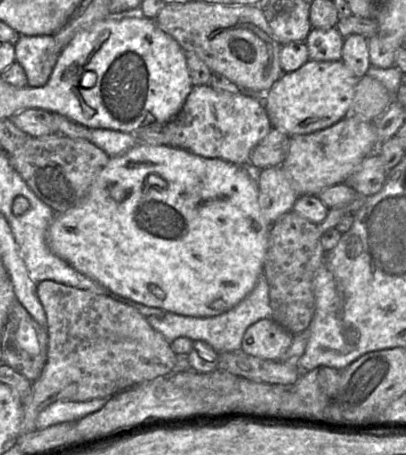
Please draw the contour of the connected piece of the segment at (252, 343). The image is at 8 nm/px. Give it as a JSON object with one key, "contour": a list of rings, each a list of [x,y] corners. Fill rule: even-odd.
{"contour":[[[261,319],[245,331],[241,349],[254,357],[278,360],[289,348],[294,334],[272,319]]]}

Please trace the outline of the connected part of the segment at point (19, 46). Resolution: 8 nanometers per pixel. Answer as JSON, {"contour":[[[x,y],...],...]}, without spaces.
{"contour":[[[20,35],[15,45],[15,61],[24,69],[27,85],[44,86],[57,62],[58,54],[49,53],[54,35]]]}

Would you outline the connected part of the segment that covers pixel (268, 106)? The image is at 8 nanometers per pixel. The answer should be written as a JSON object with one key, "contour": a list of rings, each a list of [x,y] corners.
{"contour":[[[308,60],[291,73],[283,73],[263,95],[263,103],[272,128],[282,130],[290,137],[311,134],[331,127],[350,115],[358,79],[343,61],[318,62]]]}

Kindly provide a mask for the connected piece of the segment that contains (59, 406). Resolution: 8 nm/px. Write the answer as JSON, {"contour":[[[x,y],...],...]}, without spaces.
{"contour":[[[100,398],[84,402],[57,400],[38,414],[36,429],[44,429],[63,422],[78,421],[100,410],[106,403],[107,401],[101,401]]]}

